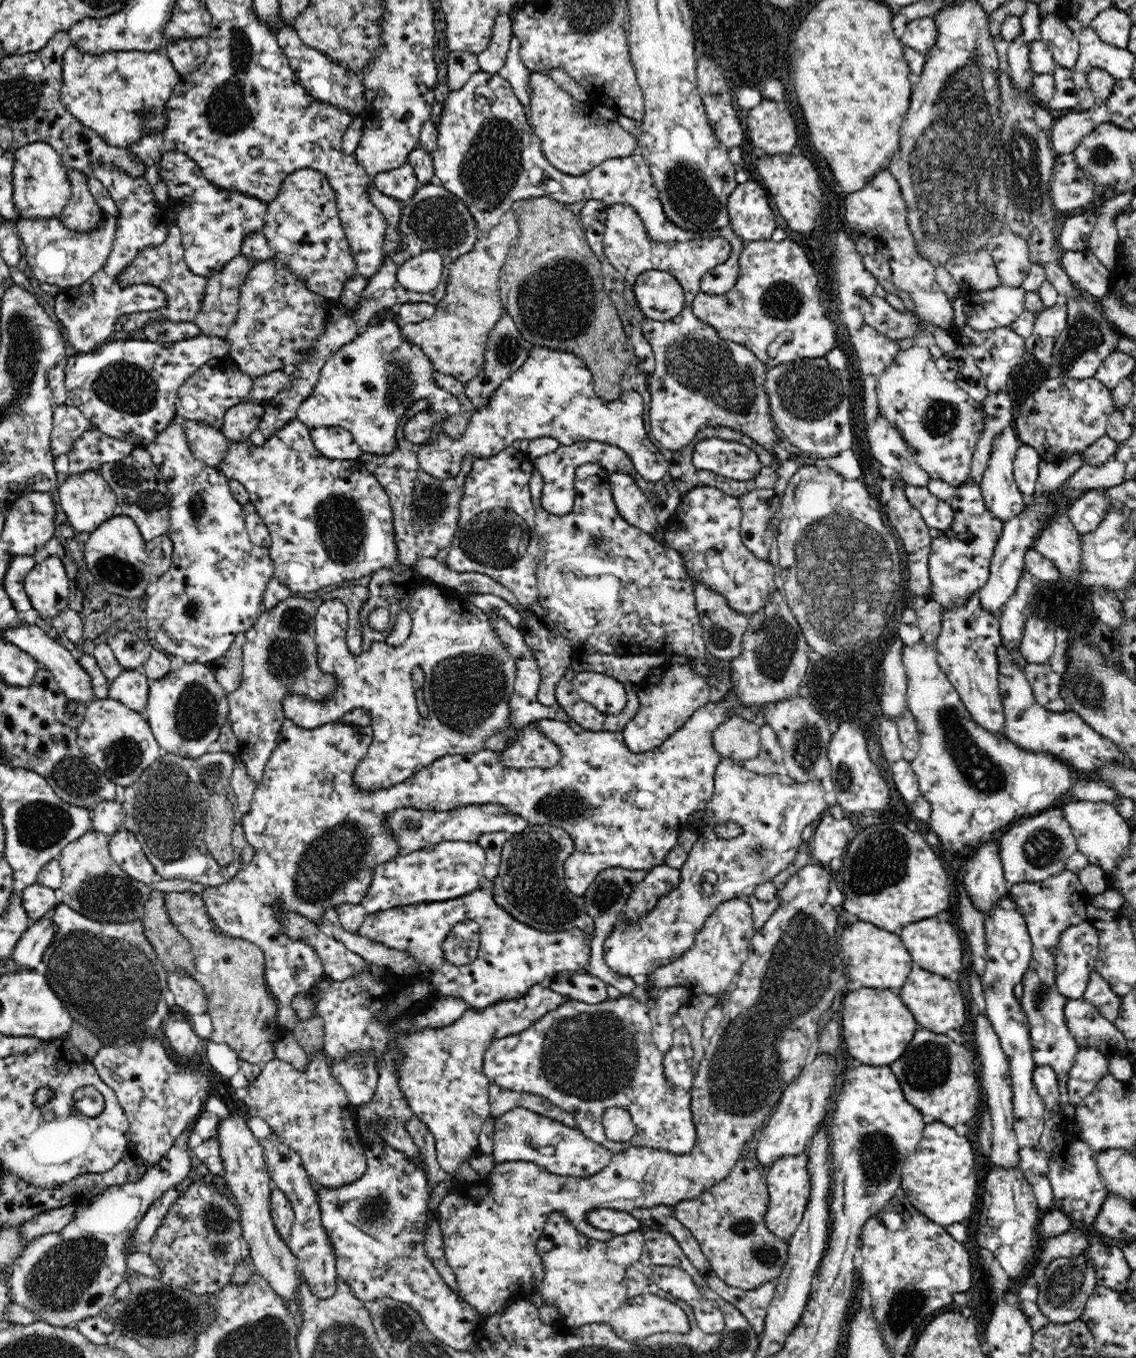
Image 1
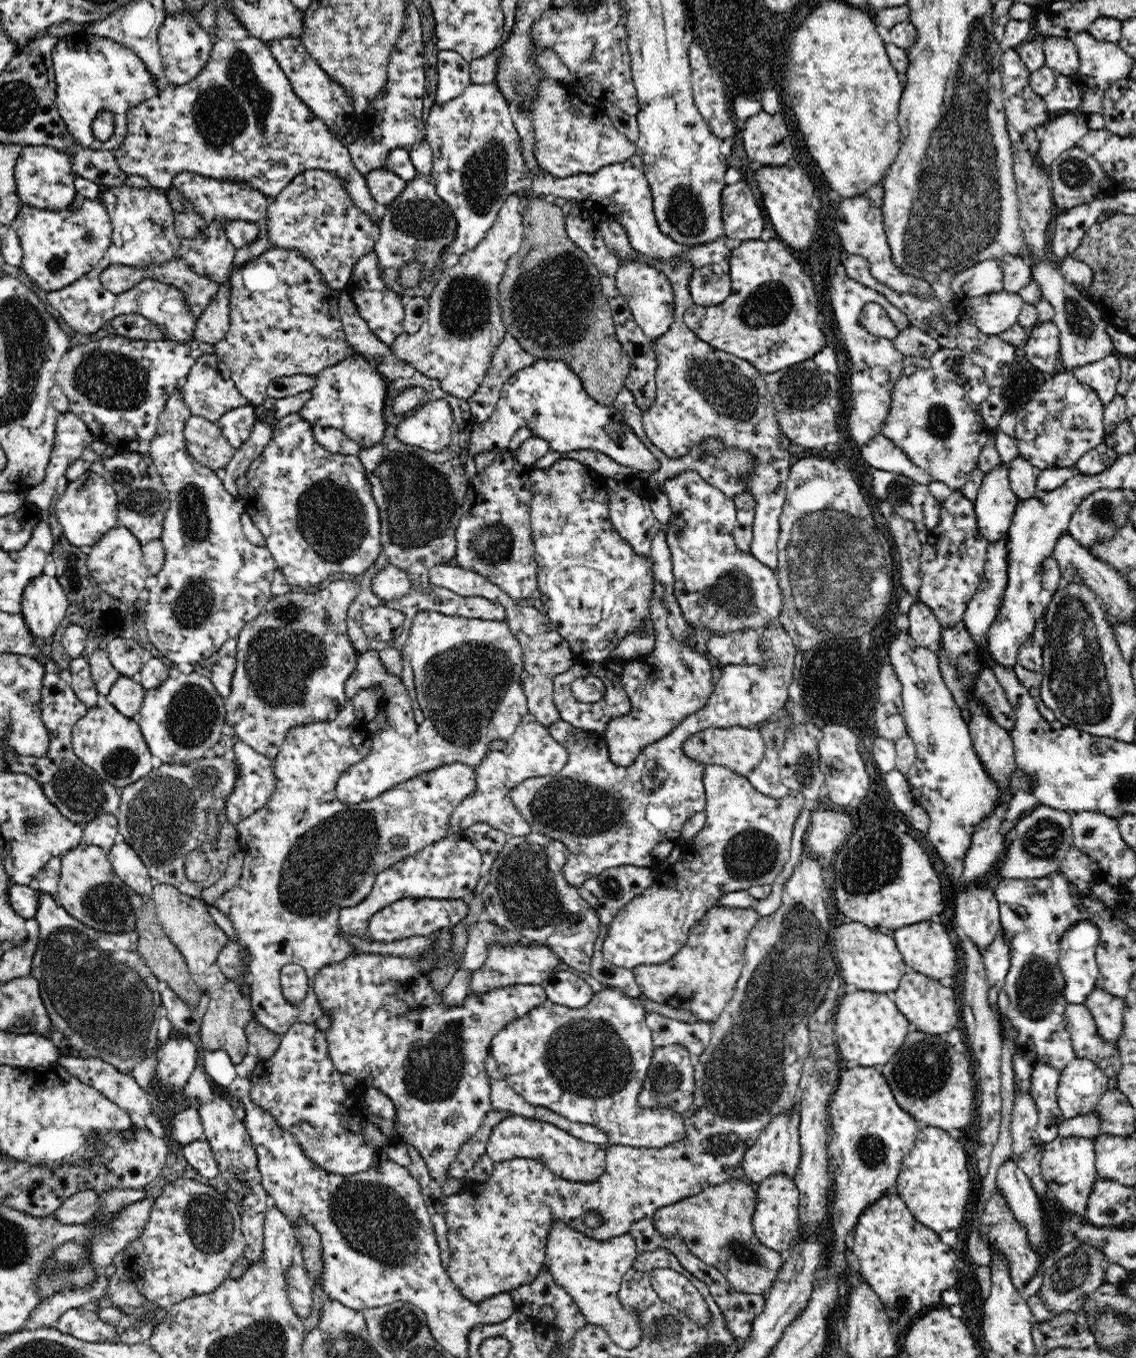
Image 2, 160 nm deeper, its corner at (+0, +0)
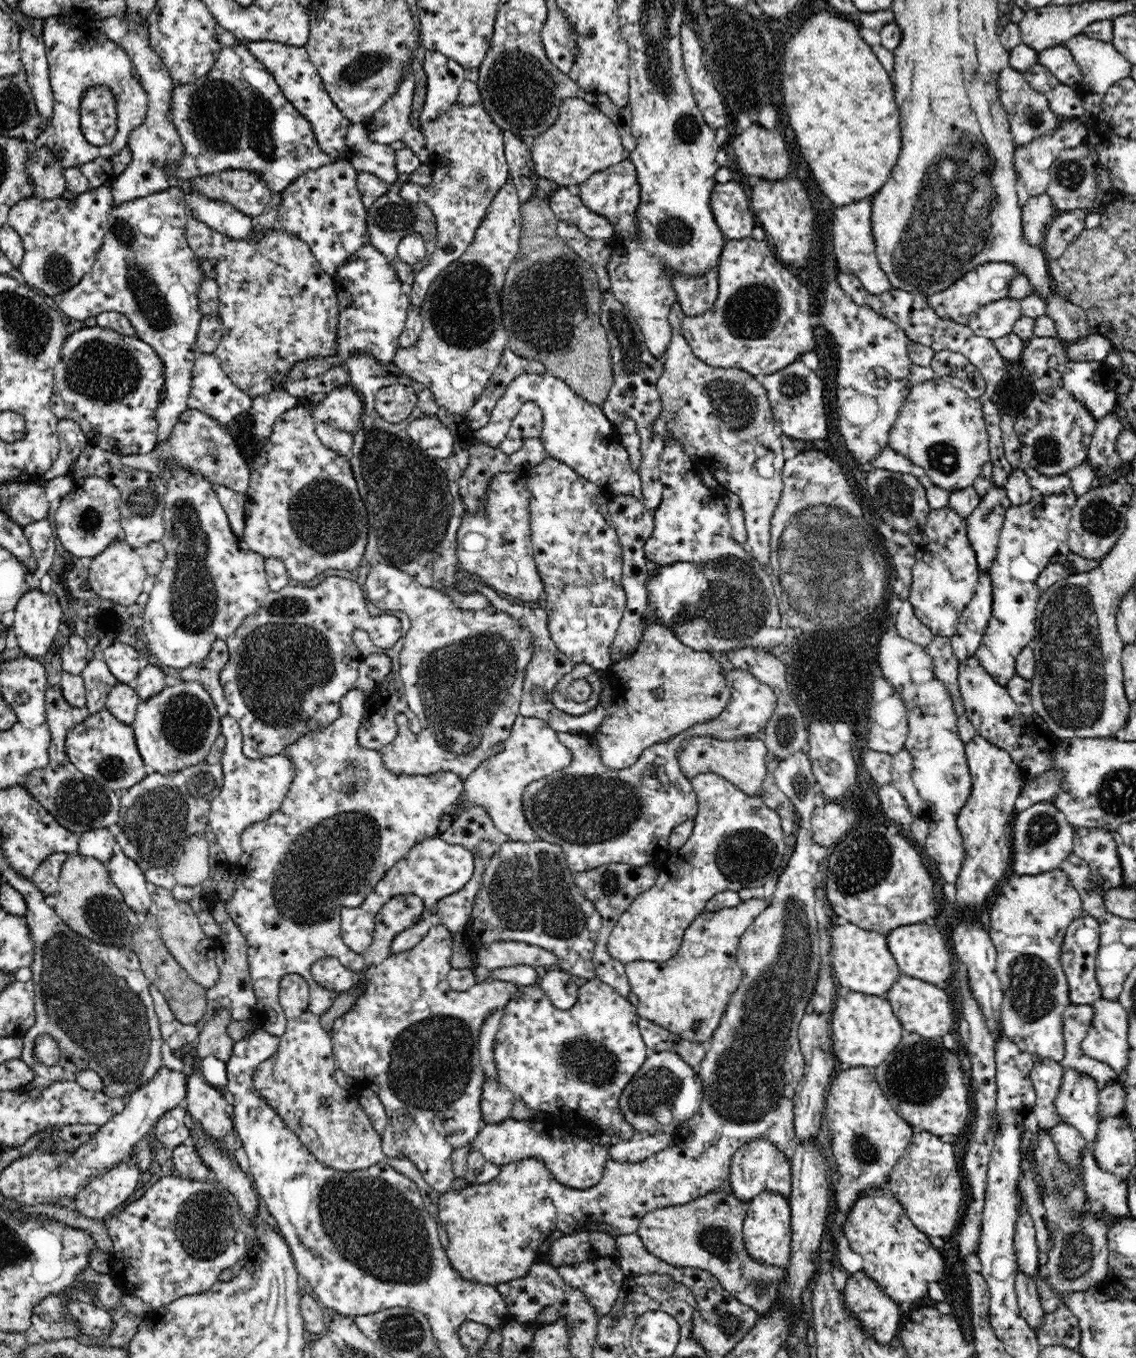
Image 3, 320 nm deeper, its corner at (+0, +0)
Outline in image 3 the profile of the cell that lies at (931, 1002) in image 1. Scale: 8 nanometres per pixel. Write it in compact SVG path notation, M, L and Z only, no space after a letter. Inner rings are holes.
M901 973L898 980L888 989L884 998L888 999L898 1020L902 1022L904 1032L907 1034L915 1033L924 1038L940 1039L952 1030L954 1020L952 1020L950 998L944 989L940 989L934 984Z

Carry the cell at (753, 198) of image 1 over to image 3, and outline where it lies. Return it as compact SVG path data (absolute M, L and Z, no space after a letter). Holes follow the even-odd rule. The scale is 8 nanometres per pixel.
M730 180L724 184L716 183L711 194L710 206L717 225L720 227L723 235L729 239L740 240L750 237L752 229L758 225L749 207L748 196L746 196L744 188L736 181Z

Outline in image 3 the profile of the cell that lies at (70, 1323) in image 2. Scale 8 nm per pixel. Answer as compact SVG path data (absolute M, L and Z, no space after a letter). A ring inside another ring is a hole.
M51 1294L38 1304L34 1310L34 1320L31 1326L40 1334L41 1338L48 1341L56 1341L63 1338L75 1338L81 1333L76 1321L66 1315L66 1309L60 1298Z

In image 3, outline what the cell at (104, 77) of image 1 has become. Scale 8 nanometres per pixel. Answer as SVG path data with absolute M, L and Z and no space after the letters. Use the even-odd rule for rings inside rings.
M56 15L44 19L43 24L43 39L45 47L47 48L47 61L49 64L49 76L52 90L54 93L55 104L53 105L53 115L51 116L51 125L48 125L47 129L44 129L40 136L37 136L35 141L36 150L34 154L28 158L26 162L26 175L28 175L29 182L34 185L34 197L40 197L42 200L52 200L56 197L62 196L67 190L66 181L63 177L63 172L67 168L79 167L86 164L86 162L92 162L99 157L110 159L116 154L120 154L120 150L127 146L127 142L130 136L130 132L134 128L138 128L146 118L147 110L149 106L148 95L143 89L143 86L133 68L130 57L124 50L124 47L116 44L113 40L108 38L108 44L94 44L92 38L94 36L86 36L86 46L70 46L78 40L84 40L80 38L82 34L78 34L80 30L74 30L74 27L70 25L70 16L68 15ZM94 85L102 85L110 88L110 91L114 93L116 97L116 110L117 110L117 131L114 138L104 146L92 146L83 135L81 131L80 118L80 99L83 92L88 87Z

